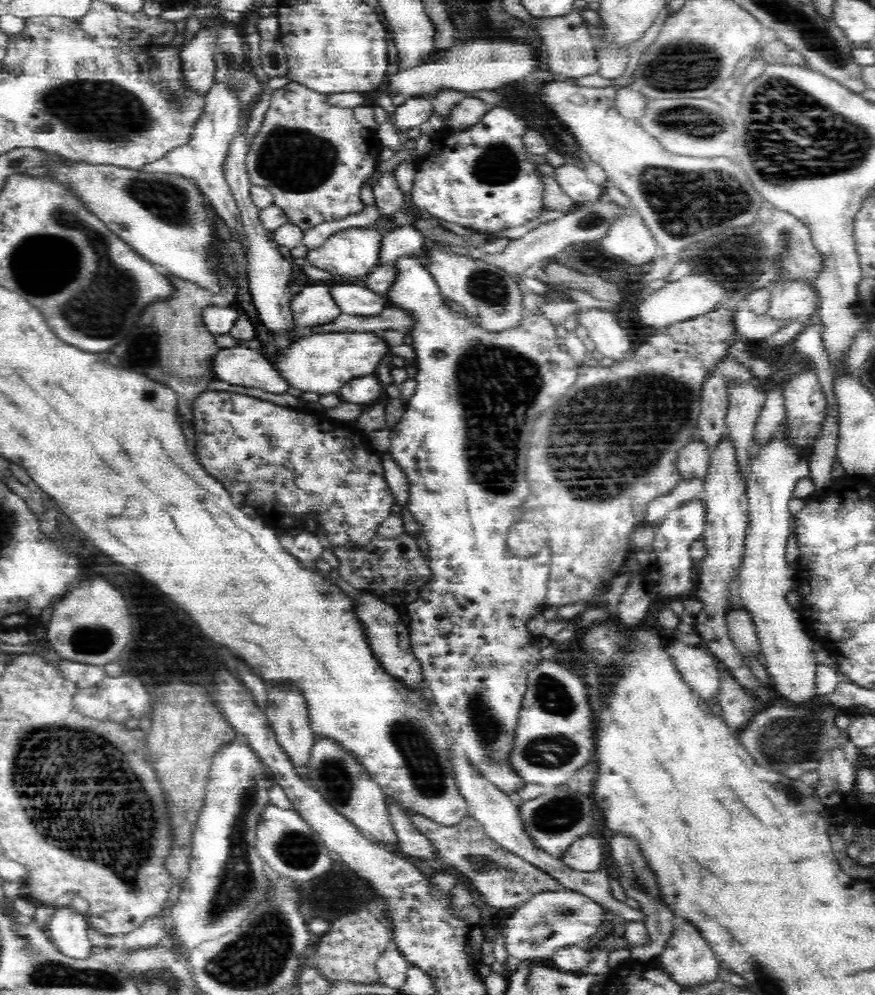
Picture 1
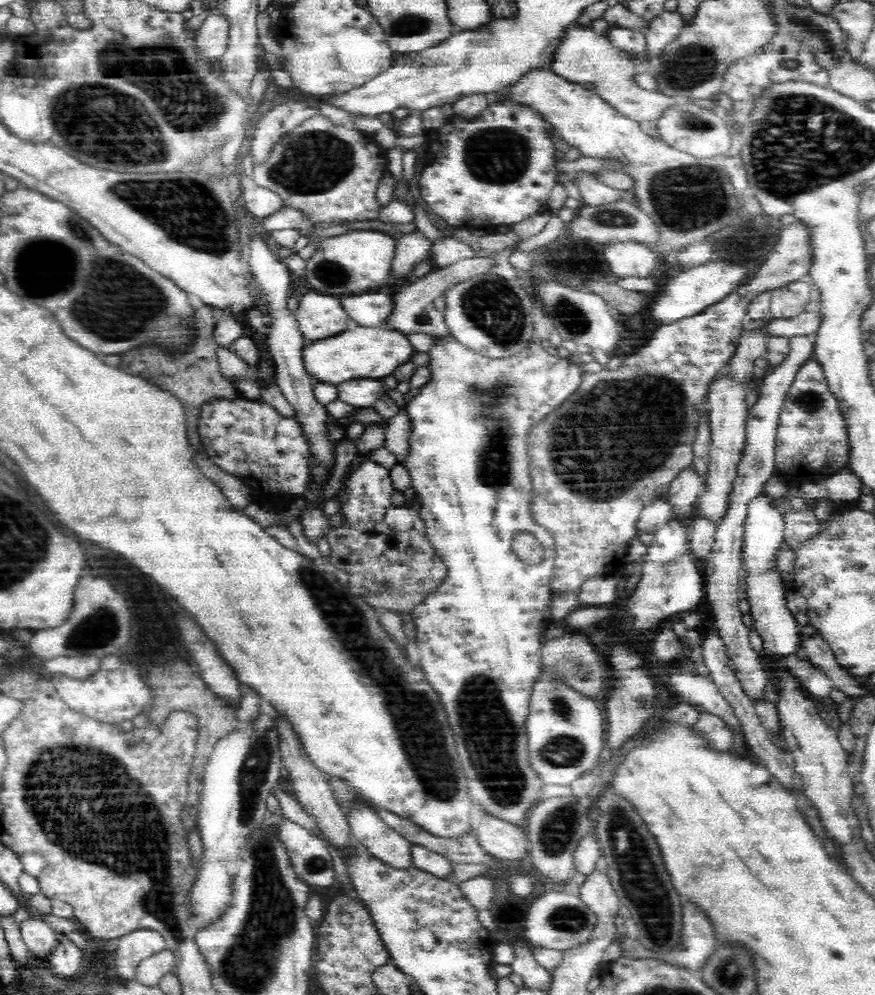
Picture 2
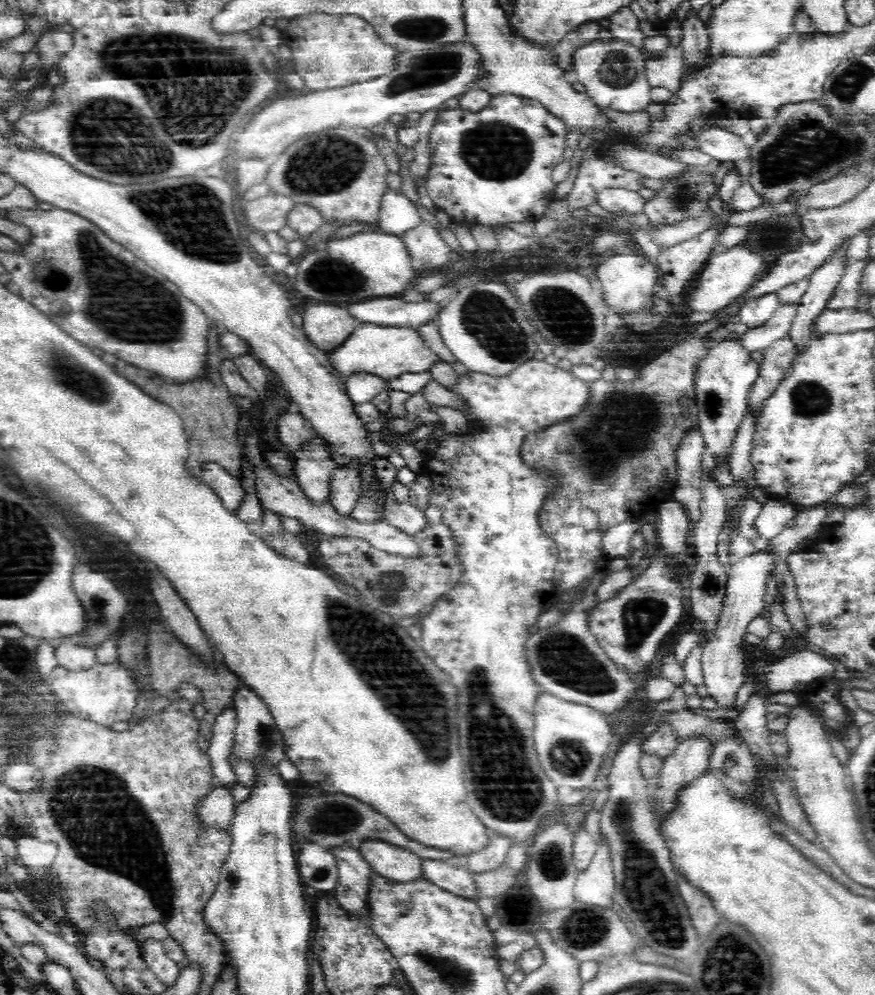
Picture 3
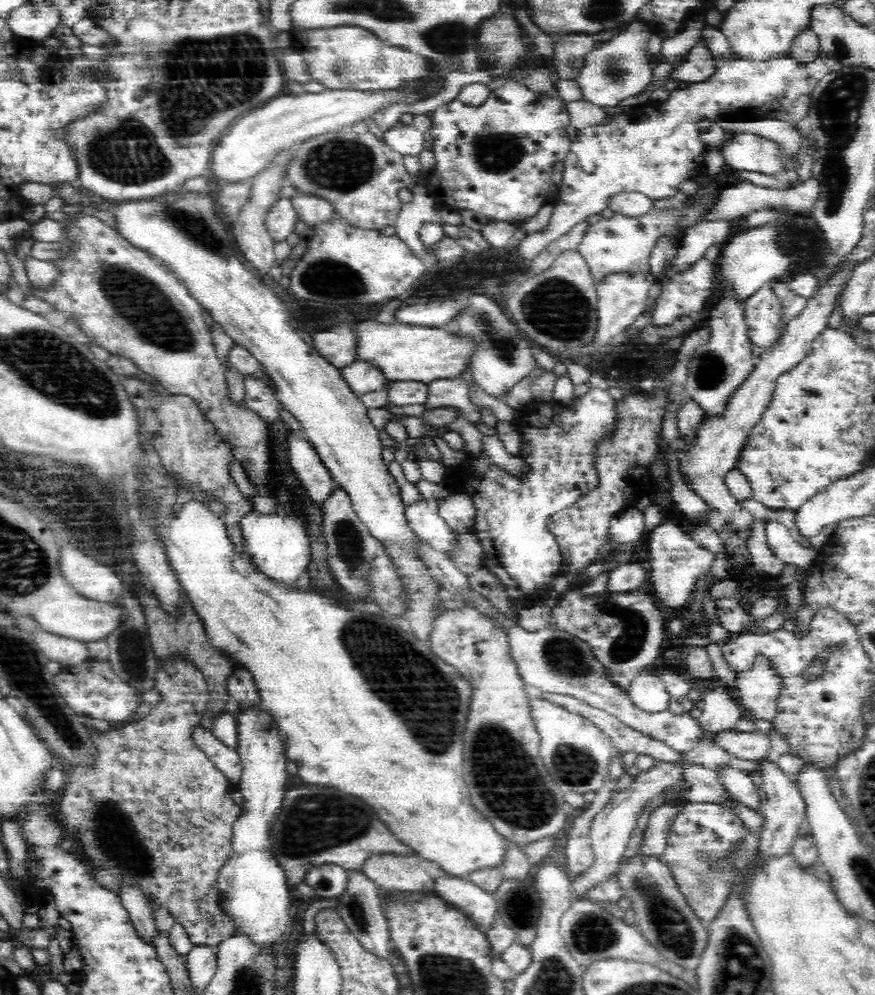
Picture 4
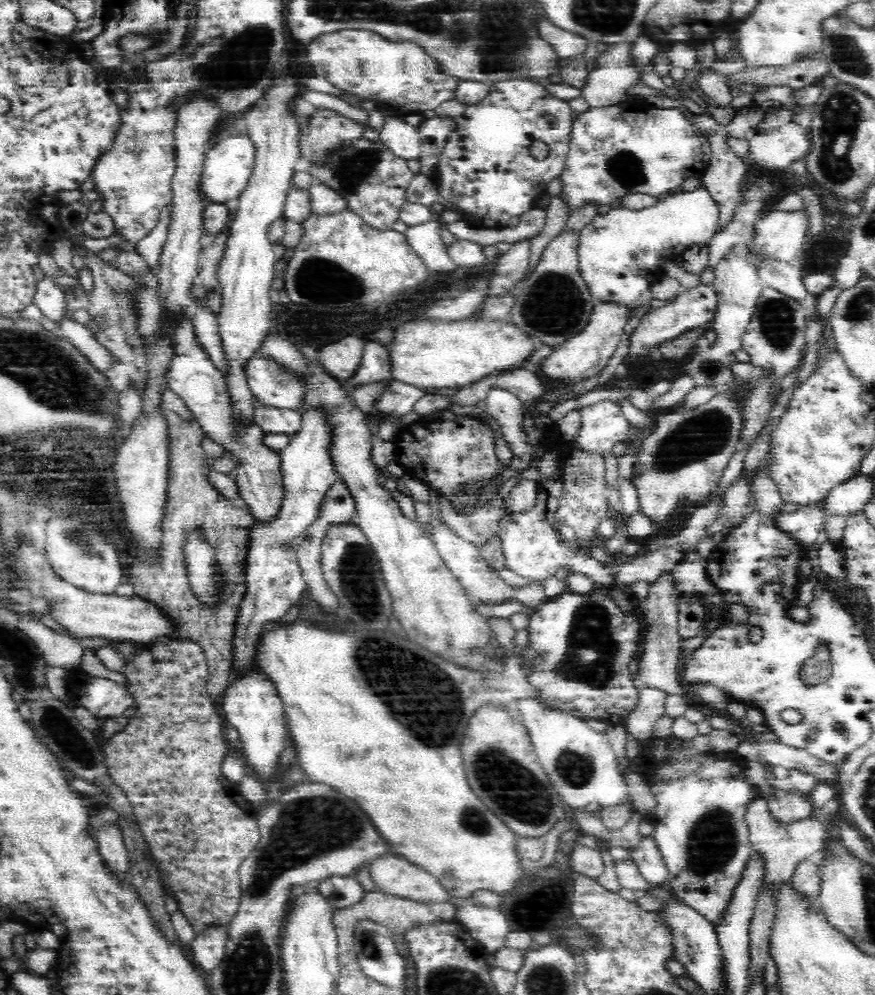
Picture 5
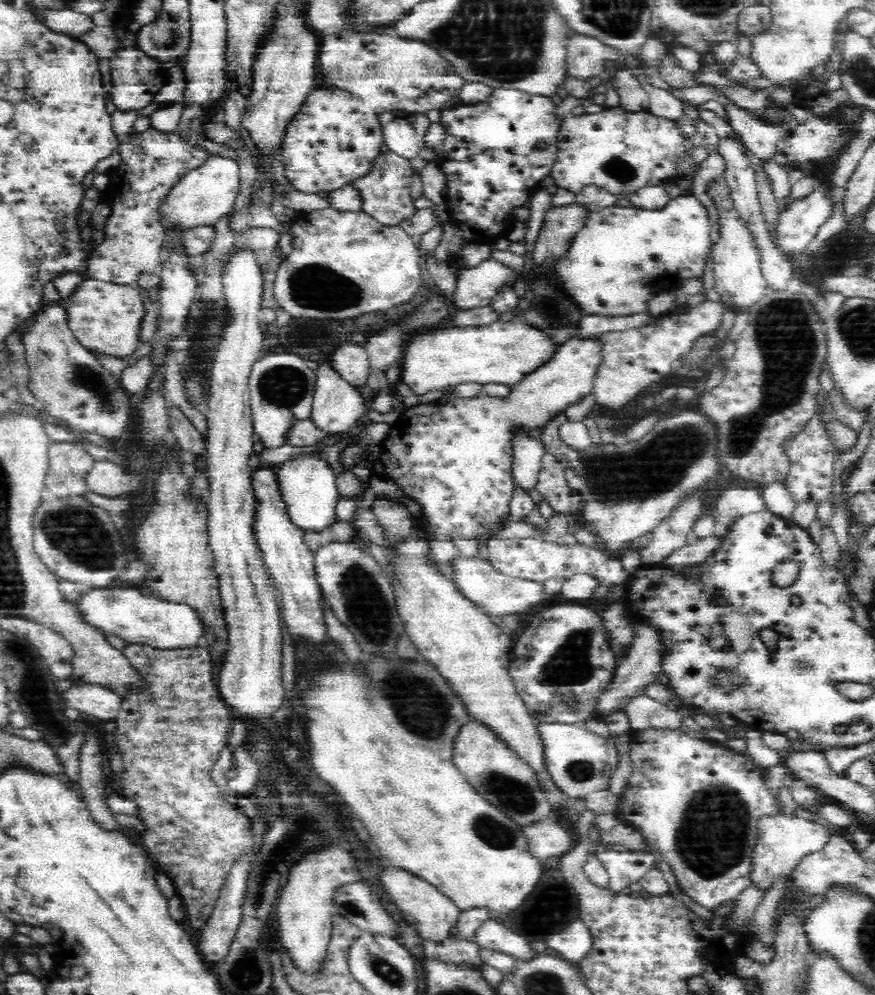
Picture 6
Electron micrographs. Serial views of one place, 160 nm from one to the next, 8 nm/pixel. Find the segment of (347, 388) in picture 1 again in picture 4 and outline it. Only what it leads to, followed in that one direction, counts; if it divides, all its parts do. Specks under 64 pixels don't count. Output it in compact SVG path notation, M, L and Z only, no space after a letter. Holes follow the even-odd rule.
M359 359L354 365L343 368L341 373L357 395L386 389L389 385L382 369L370 360Z

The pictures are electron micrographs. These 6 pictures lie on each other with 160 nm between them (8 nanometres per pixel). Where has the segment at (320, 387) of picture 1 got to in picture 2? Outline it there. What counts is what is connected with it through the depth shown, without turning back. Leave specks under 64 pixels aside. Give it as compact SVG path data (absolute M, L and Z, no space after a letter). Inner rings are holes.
M356 326L354 330L351 328L335 337L314 341L305 348L303 362L307 372L317 380L327 380L334 384L357 378L383 380L394 374L400 366L412 364L411 360L418 351L412 347L407 336L391 327Z

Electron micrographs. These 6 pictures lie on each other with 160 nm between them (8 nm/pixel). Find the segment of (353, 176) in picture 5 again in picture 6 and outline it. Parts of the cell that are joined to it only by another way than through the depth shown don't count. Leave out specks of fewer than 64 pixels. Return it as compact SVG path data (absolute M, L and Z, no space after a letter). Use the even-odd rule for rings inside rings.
M390 150L387 153L380 153L372 172L367 177L351 184L359 188L362 193L363 211L386 226L396 226L414 216L417 208L414 207L409 189L413 172L409 159L405 156Z

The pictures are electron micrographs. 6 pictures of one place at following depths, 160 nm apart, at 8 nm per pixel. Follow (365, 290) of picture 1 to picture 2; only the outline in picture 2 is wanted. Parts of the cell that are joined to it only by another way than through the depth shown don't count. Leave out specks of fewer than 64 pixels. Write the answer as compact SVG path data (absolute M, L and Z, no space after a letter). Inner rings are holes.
M366 292L352 298L342 298L344 310L362 326L388 327L390 318L396 314L393 296L382 292Z

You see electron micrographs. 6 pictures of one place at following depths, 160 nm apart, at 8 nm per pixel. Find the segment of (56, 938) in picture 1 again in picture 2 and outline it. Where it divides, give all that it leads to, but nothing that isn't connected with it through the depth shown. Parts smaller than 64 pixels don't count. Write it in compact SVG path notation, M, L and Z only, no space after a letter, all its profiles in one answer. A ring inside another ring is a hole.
M63 936L62 942L44 960L44 965L56 977L73 979L81 969L82 961L82 950Z

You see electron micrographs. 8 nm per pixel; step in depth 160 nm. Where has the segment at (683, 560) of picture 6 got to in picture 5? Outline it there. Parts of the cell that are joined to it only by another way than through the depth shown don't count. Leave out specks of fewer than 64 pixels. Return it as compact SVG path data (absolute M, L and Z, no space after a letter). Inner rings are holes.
M662 547L646 558L636 558L634 562L624 563L620 570L616 570L616 587L628 591L629 585L636 581L653 583L660 577L672 573L683 558L684 551L674 547Z

